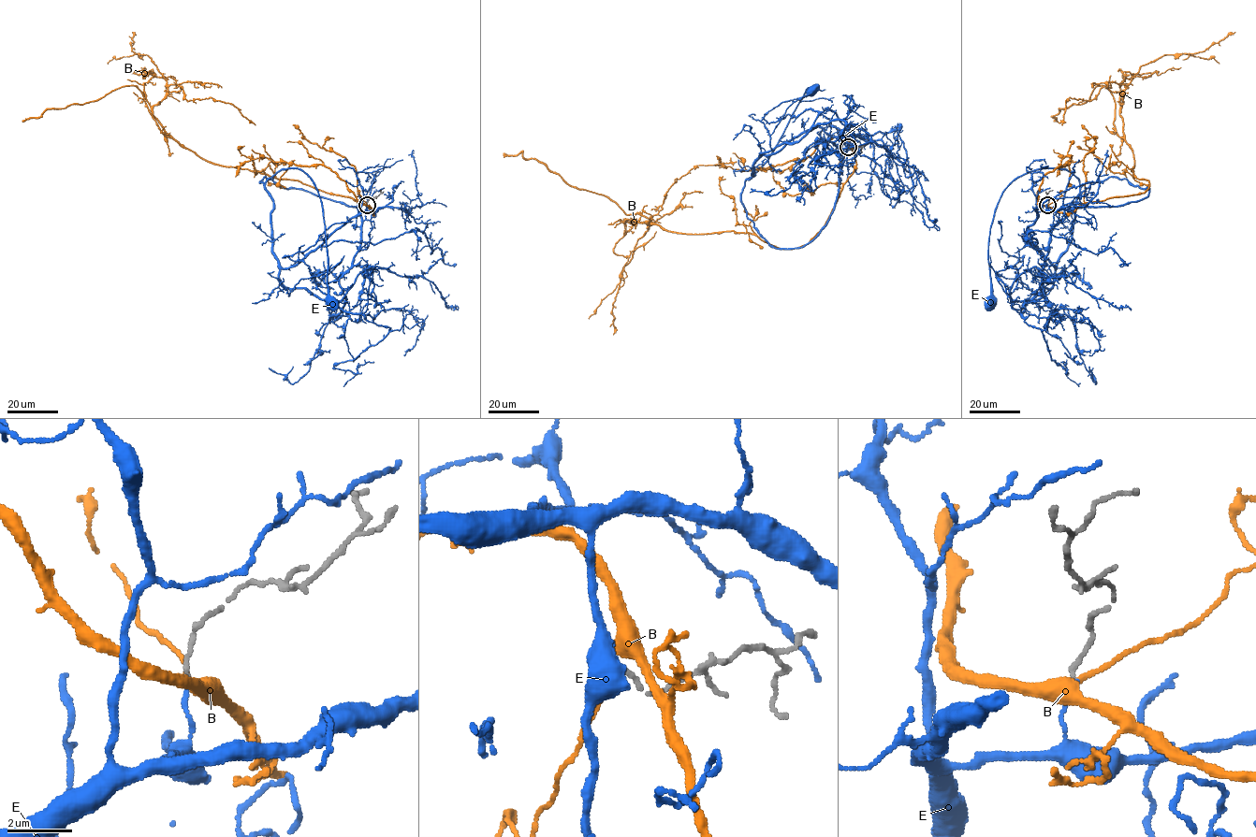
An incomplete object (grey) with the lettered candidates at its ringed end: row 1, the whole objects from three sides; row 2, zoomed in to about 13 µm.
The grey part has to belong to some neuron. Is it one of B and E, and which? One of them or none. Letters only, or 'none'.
E

